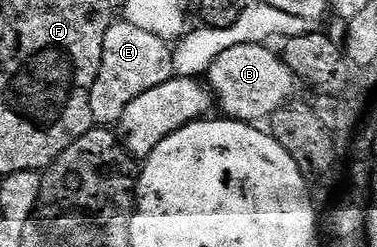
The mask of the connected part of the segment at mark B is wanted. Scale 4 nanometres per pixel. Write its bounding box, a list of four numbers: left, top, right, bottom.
[207,43,299,123]

